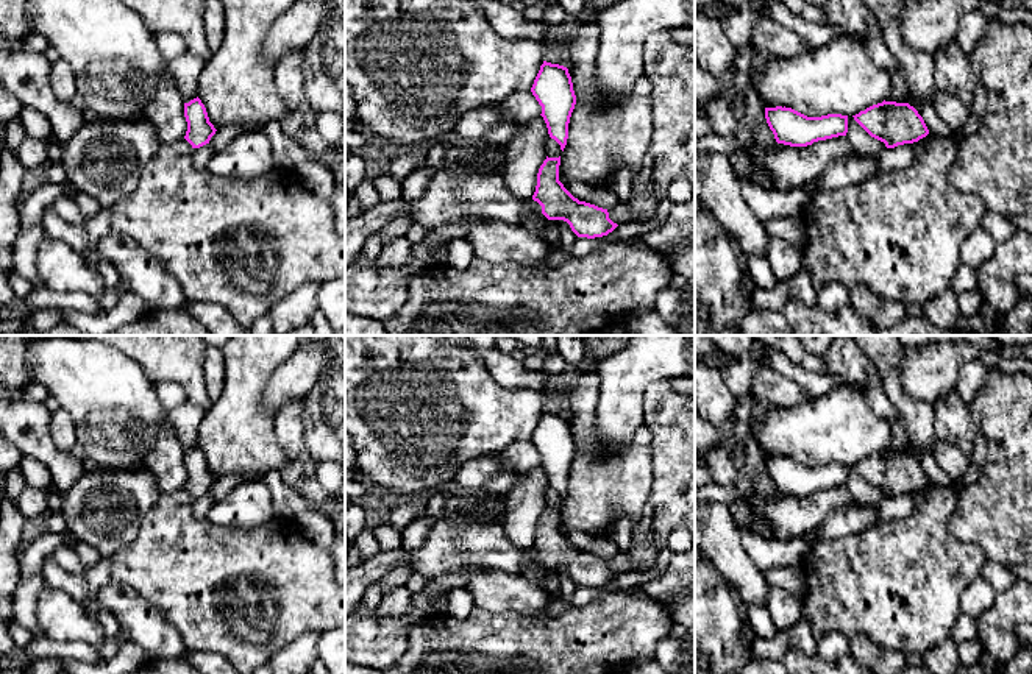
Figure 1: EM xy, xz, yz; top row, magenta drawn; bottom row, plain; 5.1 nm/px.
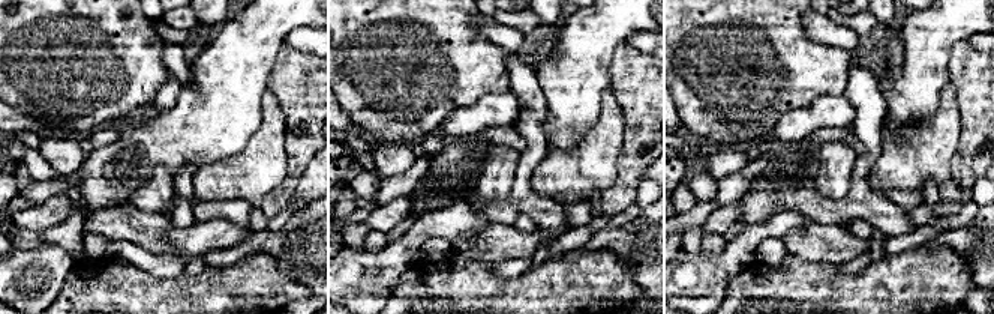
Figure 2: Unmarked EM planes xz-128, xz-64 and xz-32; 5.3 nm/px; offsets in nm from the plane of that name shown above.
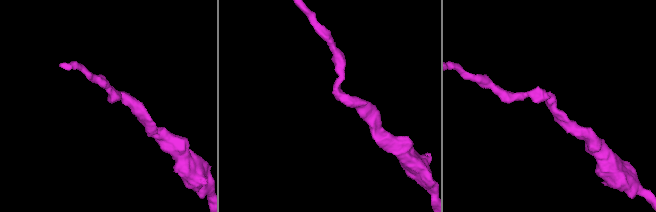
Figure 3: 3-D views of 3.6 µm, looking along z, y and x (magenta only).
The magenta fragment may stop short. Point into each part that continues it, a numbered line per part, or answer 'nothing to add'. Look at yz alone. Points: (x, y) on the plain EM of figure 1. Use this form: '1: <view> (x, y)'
nothing to add

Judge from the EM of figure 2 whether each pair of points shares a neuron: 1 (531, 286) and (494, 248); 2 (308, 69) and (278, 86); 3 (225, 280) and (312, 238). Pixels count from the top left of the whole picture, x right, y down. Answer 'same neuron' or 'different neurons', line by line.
1: different neurons
2: same neuron
3: different neurons

